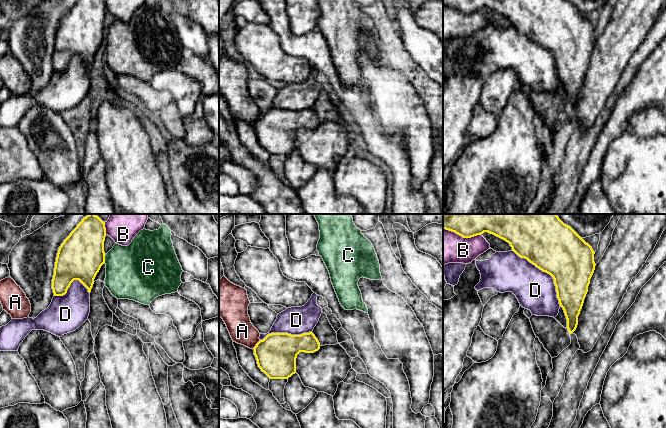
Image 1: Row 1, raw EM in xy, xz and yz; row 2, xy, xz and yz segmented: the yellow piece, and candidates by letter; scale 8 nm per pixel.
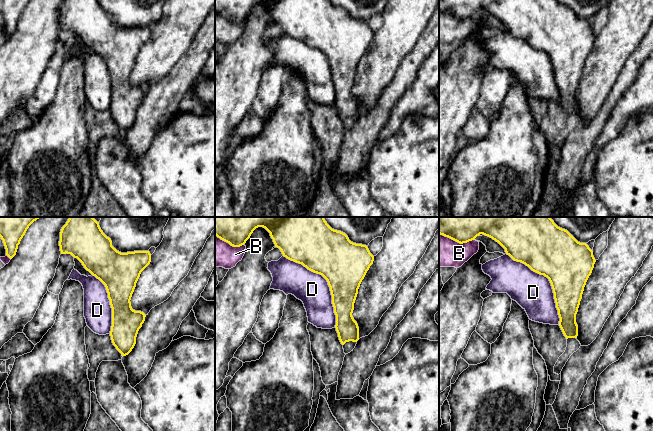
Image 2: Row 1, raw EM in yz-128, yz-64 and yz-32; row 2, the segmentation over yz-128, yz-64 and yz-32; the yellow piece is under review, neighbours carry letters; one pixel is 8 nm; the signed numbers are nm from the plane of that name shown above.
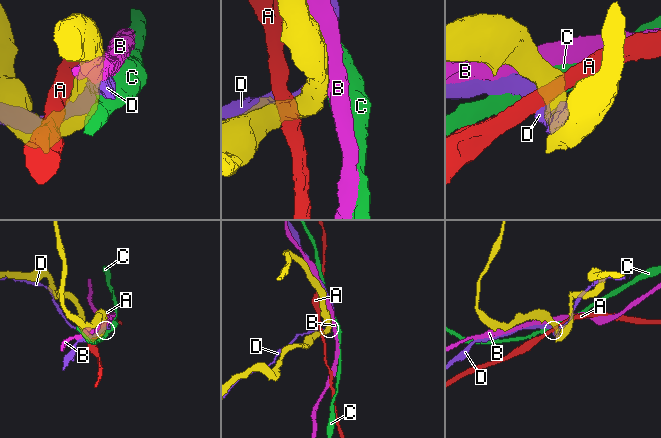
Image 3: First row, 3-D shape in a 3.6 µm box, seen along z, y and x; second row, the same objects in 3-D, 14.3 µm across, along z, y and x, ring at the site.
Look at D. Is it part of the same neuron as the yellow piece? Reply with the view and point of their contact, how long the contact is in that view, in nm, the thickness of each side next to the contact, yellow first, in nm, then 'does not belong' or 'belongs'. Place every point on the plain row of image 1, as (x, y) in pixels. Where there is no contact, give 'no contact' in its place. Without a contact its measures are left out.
contact yz (546, 48); length 600 nm; calibres 400 and 320 nm; belongs

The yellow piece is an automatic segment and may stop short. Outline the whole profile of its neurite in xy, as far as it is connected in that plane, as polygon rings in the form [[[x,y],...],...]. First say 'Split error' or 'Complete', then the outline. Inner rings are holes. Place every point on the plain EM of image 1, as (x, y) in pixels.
Complete. [[[78,0],[59,23],[52,65],[54,72],[63,72],[74,56],[79,56],[91,68],[94,55],[101,42],[105,39],[104,17],[106,13],[105,0]]]

